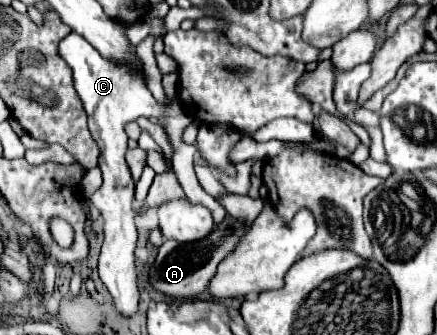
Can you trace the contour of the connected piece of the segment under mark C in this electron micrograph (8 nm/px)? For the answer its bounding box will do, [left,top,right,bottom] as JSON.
[59,31,227,317]

